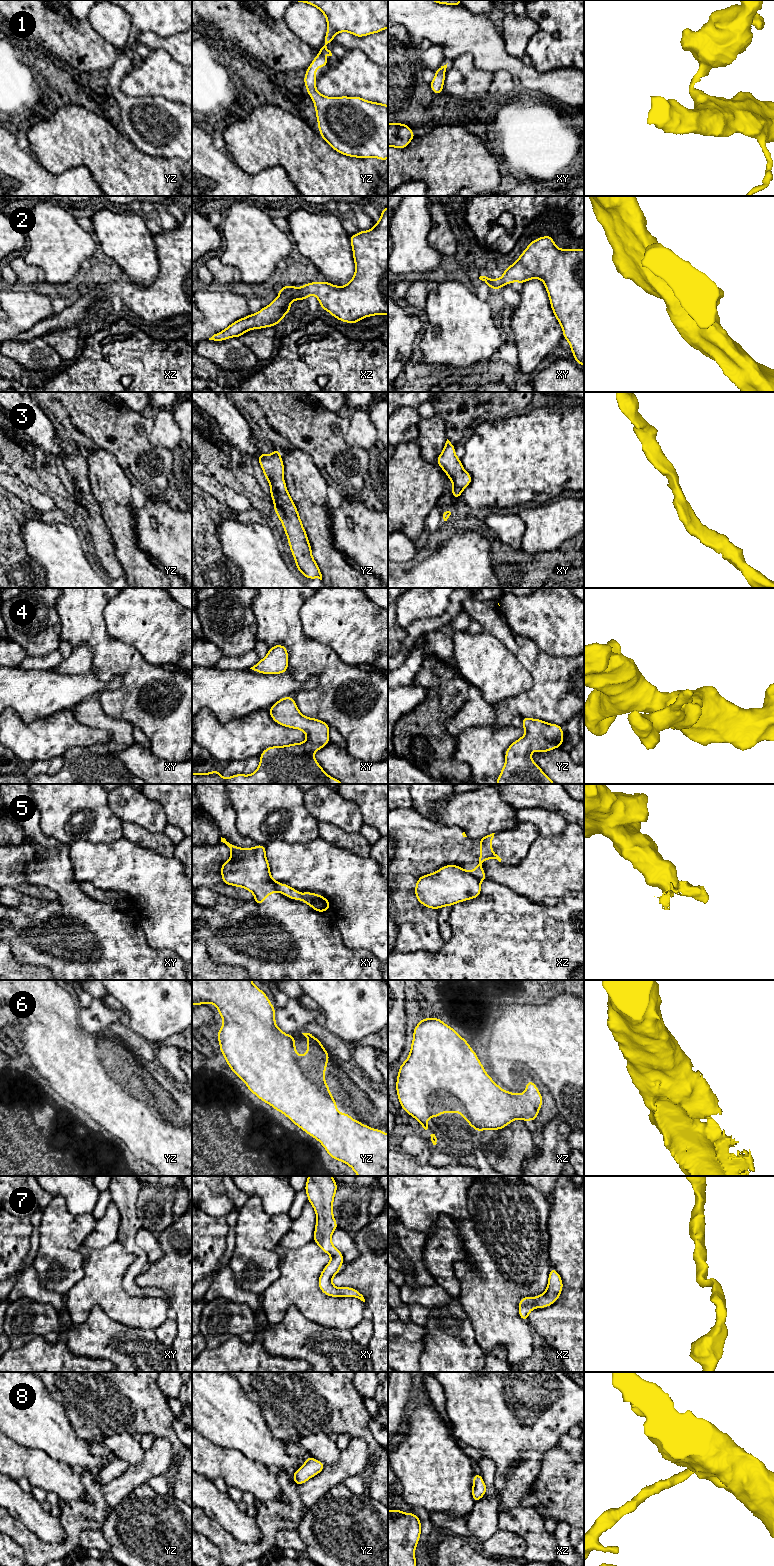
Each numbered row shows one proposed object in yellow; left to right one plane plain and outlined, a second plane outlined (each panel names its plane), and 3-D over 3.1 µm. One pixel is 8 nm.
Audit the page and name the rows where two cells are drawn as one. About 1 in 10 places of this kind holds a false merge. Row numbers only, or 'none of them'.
5

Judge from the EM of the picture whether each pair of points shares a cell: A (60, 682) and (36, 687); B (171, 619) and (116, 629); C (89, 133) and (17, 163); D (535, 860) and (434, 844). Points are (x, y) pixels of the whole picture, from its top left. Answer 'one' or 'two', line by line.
A: one
B: one
C: two
D: two

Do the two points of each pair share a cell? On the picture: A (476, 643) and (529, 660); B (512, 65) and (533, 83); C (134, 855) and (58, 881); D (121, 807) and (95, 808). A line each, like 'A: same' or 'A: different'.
A: different
B: same
C: different
D: different

